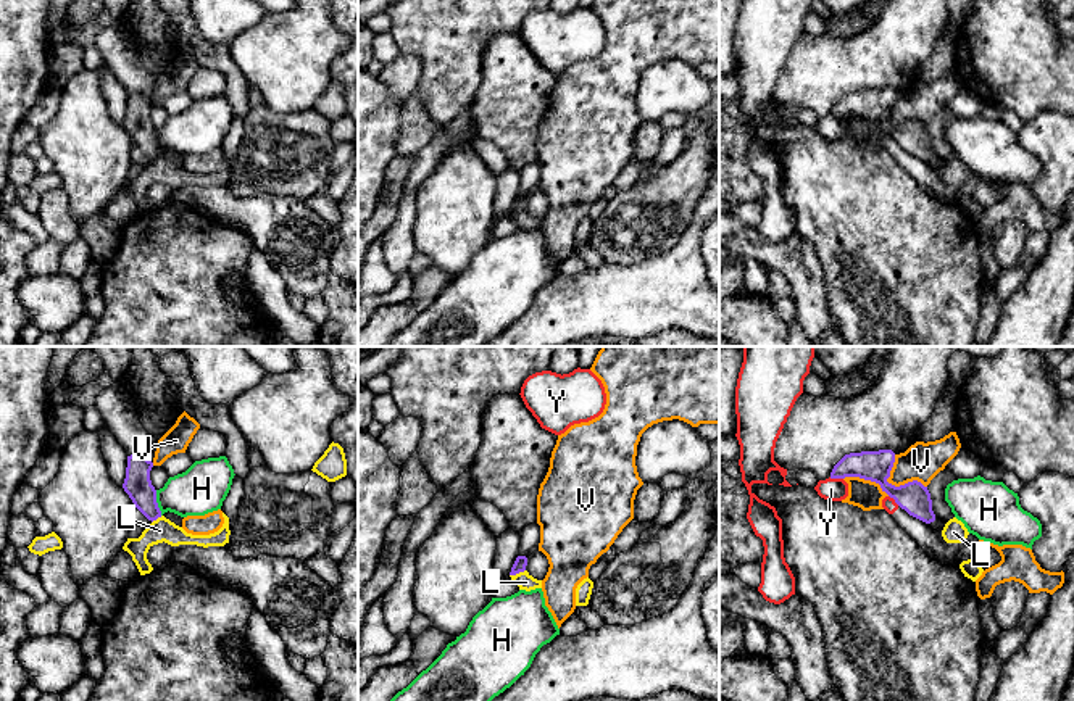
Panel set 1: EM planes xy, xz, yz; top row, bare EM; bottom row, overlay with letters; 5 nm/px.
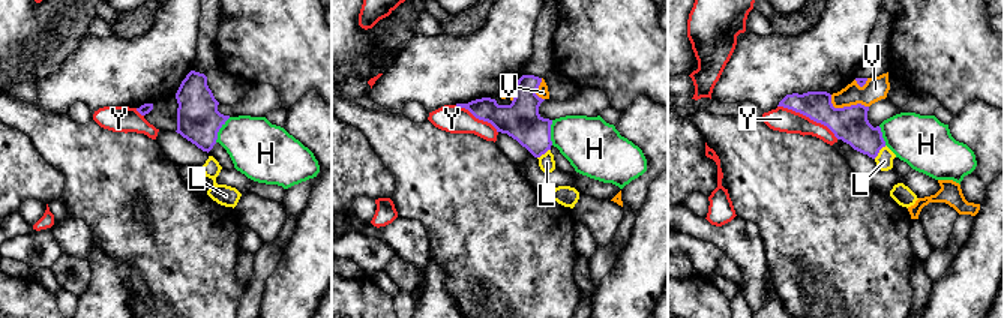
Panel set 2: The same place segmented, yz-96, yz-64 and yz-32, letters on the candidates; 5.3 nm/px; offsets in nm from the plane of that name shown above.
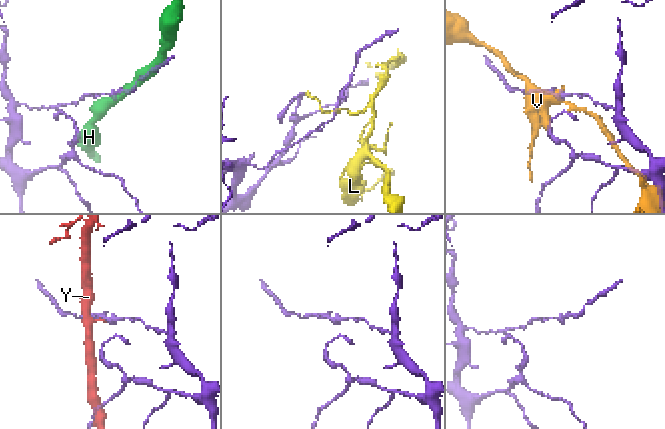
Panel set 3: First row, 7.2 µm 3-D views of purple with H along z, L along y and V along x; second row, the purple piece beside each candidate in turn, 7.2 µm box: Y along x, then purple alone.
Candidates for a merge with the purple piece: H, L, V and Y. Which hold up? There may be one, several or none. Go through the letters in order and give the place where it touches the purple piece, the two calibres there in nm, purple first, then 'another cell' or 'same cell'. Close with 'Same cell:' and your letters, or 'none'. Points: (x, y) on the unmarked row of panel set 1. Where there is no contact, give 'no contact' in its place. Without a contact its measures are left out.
H: meets purple in xy at (157, 142); 140 nm thick on the purple side, 240 nm on the other; another cell
L: meets purple in xz at (516, 211); 70 nm thick on the purple side, 80 nm on the other; another cell
V: meets purple in yz at (894, 124); 160 nm thick on the purple side, 190 nm on the other; another cell
Y: meets purple in yz at (836, 116); 150 nm thick on the purple side, 110 nm on the other; another cell
Same cell: none

